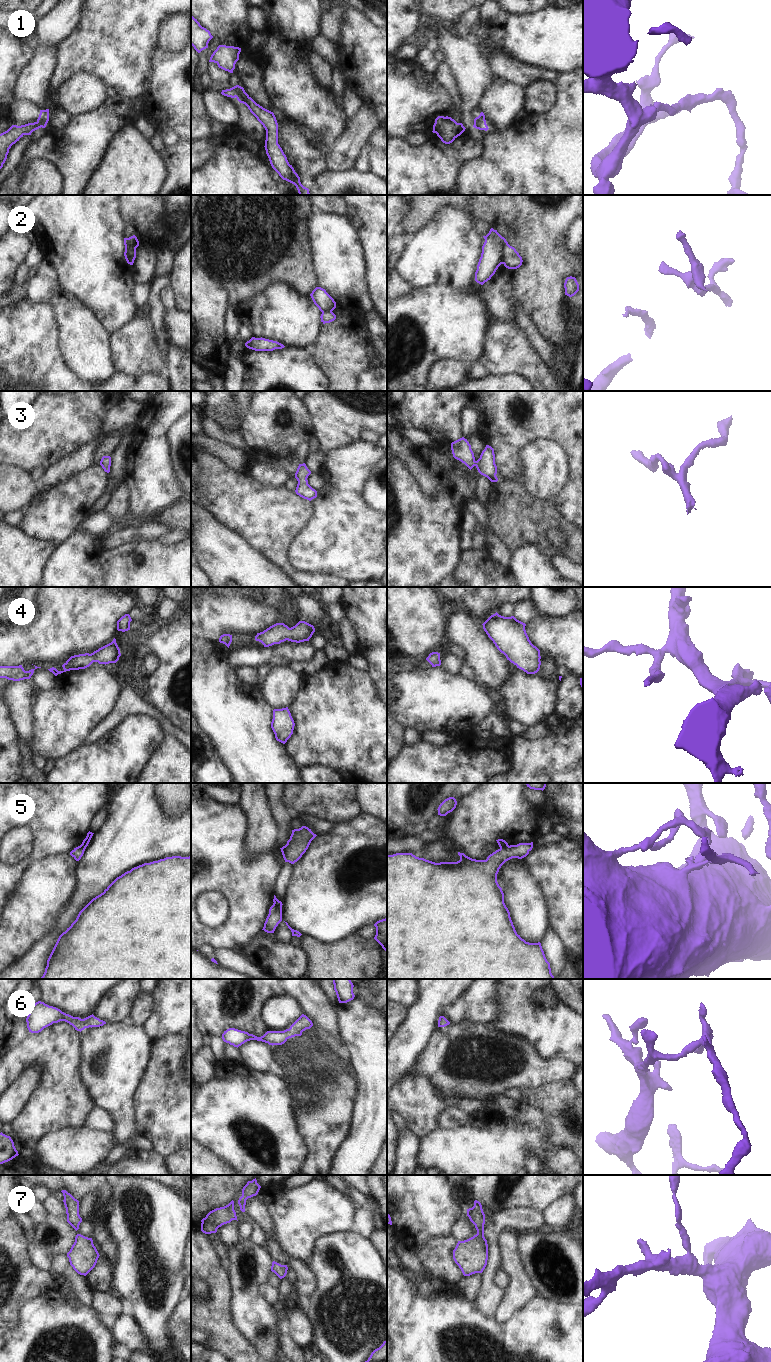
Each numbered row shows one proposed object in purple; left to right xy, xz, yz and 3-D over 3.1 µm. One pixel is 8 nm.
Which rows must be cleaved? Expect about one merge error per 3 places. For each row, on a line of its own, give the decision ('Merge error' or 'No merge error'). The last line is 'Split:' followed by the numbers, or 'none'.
1: Merge error
2: Merge error
3: No merge error
4: No merge error
5: Merge error
6: No merge error
7: No merge error
Split: 1, 2, 5.

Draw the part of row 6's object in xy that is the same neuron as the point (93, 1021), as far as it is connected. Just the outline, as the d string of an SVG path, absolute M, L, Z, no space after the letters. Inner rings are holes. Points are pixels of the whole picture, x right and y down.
M41 1001L31 1005L30 1012L26 1018L27 1028L31 1033L39 1033L44 1028L60 1021L69 1023L75 1028L75 1030L80 1032L85 1028L100 1027L106 1024L105 1021L100 1020L93 1014L81 1019L79 1017L73 1017L66 1014L60 1009L49 1006Z

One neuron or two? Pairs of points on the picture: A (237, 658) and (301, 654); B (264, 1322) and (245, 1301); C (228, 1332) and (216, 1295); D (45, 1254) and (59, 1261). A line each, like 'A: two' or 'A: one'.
A: one
B: one
C: one
D: two

